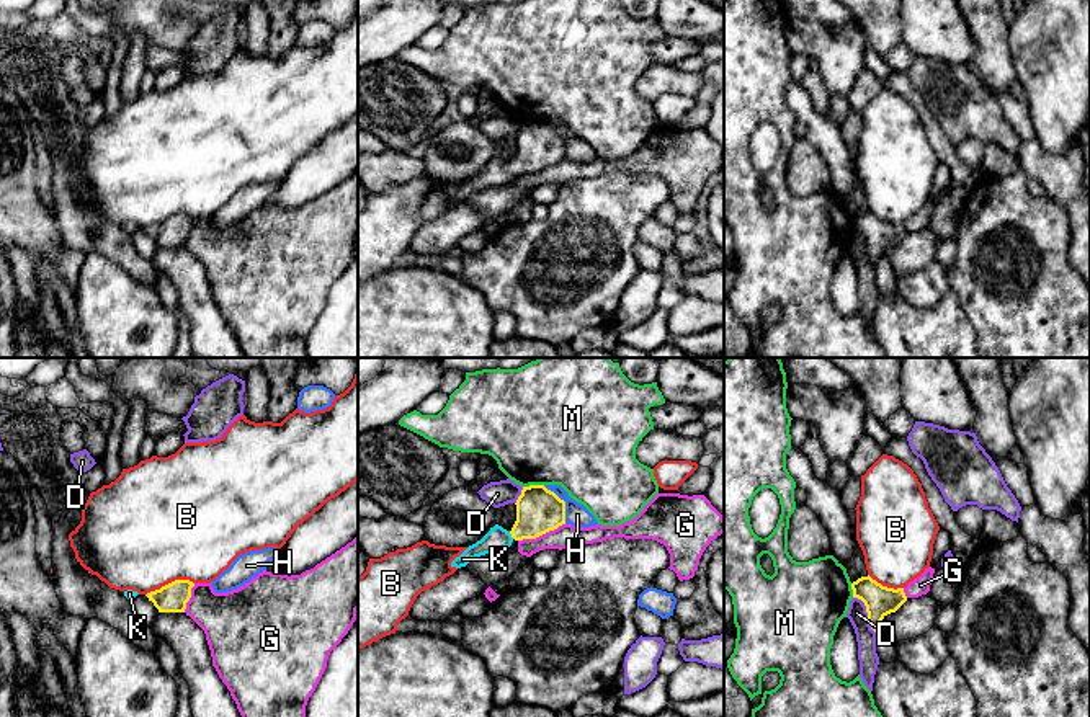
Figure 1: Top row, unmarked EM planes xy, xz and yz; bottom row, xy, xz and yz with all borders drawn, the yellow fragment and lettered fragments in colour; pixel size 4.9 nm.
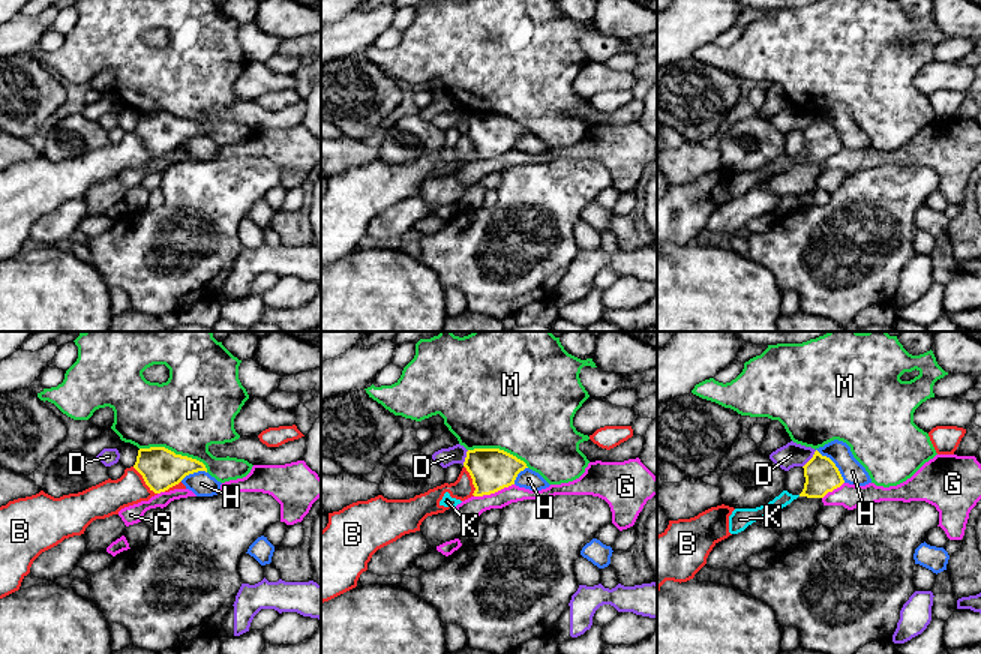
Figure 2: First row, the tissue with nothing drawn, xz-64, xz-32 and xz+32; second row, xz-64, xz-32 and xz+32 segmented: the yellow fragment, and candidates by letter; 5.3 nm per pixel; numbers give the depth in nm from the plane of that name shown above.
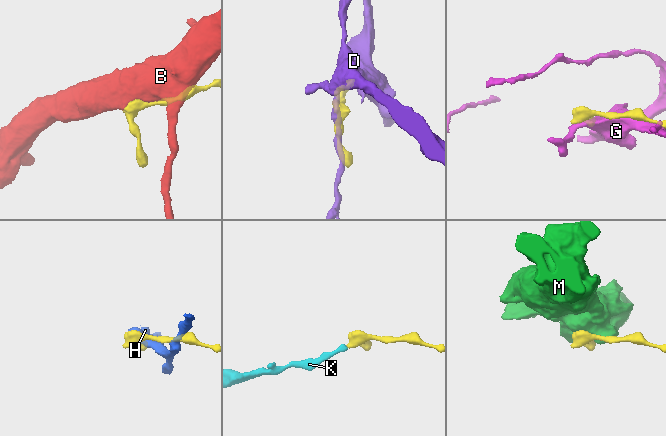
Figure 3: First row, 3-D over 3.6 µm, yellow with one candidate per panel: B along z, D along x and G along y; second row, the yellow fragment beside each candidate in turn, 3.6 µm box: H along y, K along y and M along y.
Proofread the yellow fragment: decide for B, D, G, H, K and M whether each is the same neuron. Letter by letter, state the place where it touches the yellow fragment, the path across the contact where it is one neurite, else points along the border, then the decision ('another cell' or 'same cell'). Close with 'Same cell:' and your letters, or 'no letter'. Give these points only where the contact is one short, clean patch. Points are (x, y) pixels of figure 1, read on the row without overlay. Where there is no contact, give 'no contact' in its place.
B: contact xy (169, 218); another cell
D: contact yz (866, 245); another cell
G: contact xz (541, 169); another cell
H: contact xz (564, 136); another cell
K: contact xz (512, 170); way xz (538, 144), (512, 170), (497, 172); same cell
M: contact xz (533, 120); another cell
Same cell: K

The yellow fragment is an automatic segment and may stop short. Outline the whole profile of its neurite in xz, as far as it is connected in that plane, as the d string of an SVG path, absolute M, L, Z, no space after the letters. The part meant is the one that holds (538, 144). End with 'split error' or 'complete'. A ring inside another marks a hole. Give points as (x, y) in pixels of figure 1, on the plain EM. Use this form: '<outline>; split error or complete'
M544 119L523 121L515 139L516 155L510 167L495 158L480 175L456 191L451 201L466 201L476 191L510 181L513 175L536 173L565 158L565 136Z; split error

